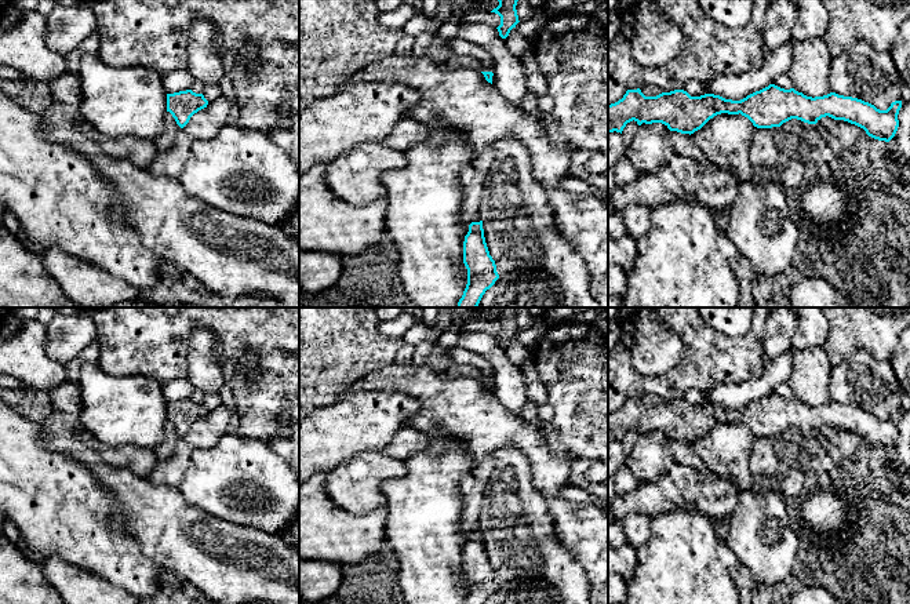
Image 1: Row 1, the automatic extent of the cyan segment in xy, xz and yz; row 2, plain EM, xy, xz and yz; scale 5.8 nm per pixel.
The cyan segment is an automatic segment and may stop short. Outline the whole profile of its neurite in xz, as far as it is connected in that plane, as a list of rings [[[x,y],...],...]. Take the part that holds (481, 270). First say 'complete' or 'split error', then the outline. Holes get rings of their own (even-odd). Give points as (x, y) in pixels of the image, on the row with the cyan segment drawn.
complete | [[[483,221],[469,225],[463,241],[463,263],[467,269],[467,284],[458,308],[477,308],[485,291],[499,279],[485,243]]]

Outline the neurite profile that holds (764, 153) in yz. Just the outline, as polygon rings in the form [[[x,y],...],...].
[[[757,128],[749,154],[753,170],[762,171],[768,168],[776,171],[779,154],[774,131],[769,128]]]

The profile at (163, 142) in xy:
[[[174,117],[168,120],[164,131],[153,141],[154,152],[160,153],[168,150],[179,130],[181,127],[176,124]]]

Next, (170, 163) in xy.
[[[181,128],[168,150],[154,154],[148,171],[153,177],[165,177],[170,179],[179,179],[185,164],[193,156],[193,141]]]

